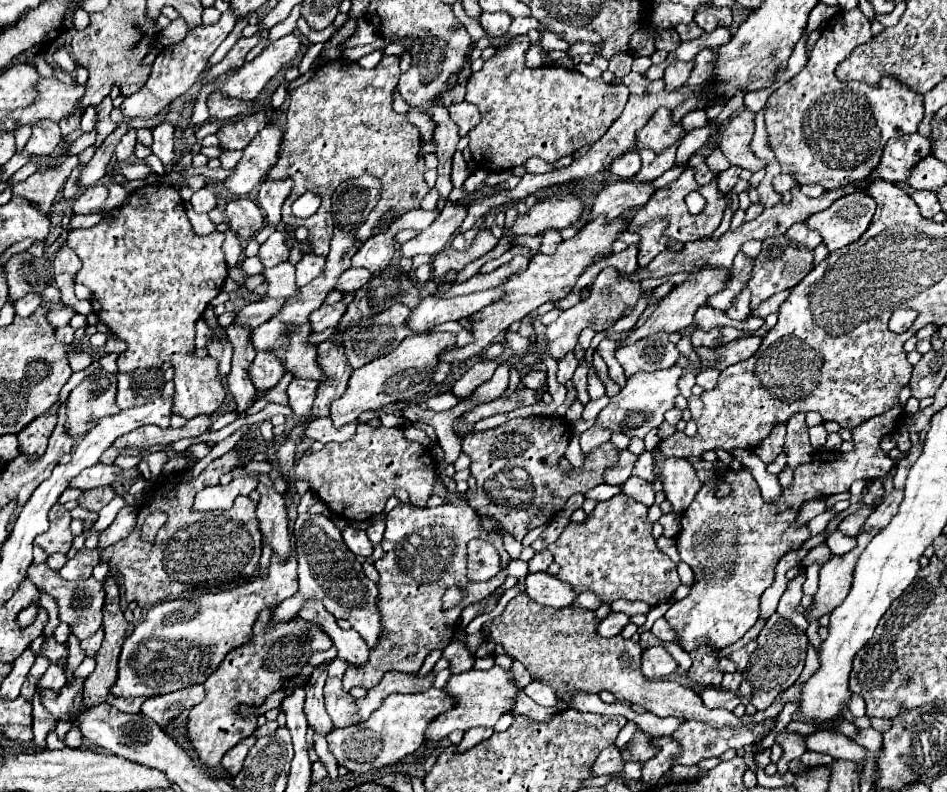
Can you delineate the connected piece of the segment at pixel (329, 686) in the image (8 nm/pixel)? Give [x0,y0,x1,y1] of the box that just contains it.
[325,659,361,727]

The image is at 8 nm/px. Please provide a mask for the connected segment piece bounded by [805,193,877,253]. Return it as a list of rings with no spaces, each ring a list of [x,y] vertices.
[[[855,193],[837,199],[827,211],[811,215],[811,219],[805,223],[821,233],[823,243],[827,245],[829,253],[833,253],[857,241],[865,233],[875,207],[875,199],[865,193]]]

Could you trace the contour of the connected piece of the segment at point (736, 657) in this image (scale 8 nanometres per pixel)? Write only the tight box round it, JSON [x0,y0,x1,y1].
[729,639,757,671]

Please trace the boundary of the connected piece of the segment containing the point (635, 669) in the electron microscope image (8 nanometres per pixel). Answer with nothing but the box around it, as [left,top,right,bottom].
[483,595,743,727]

